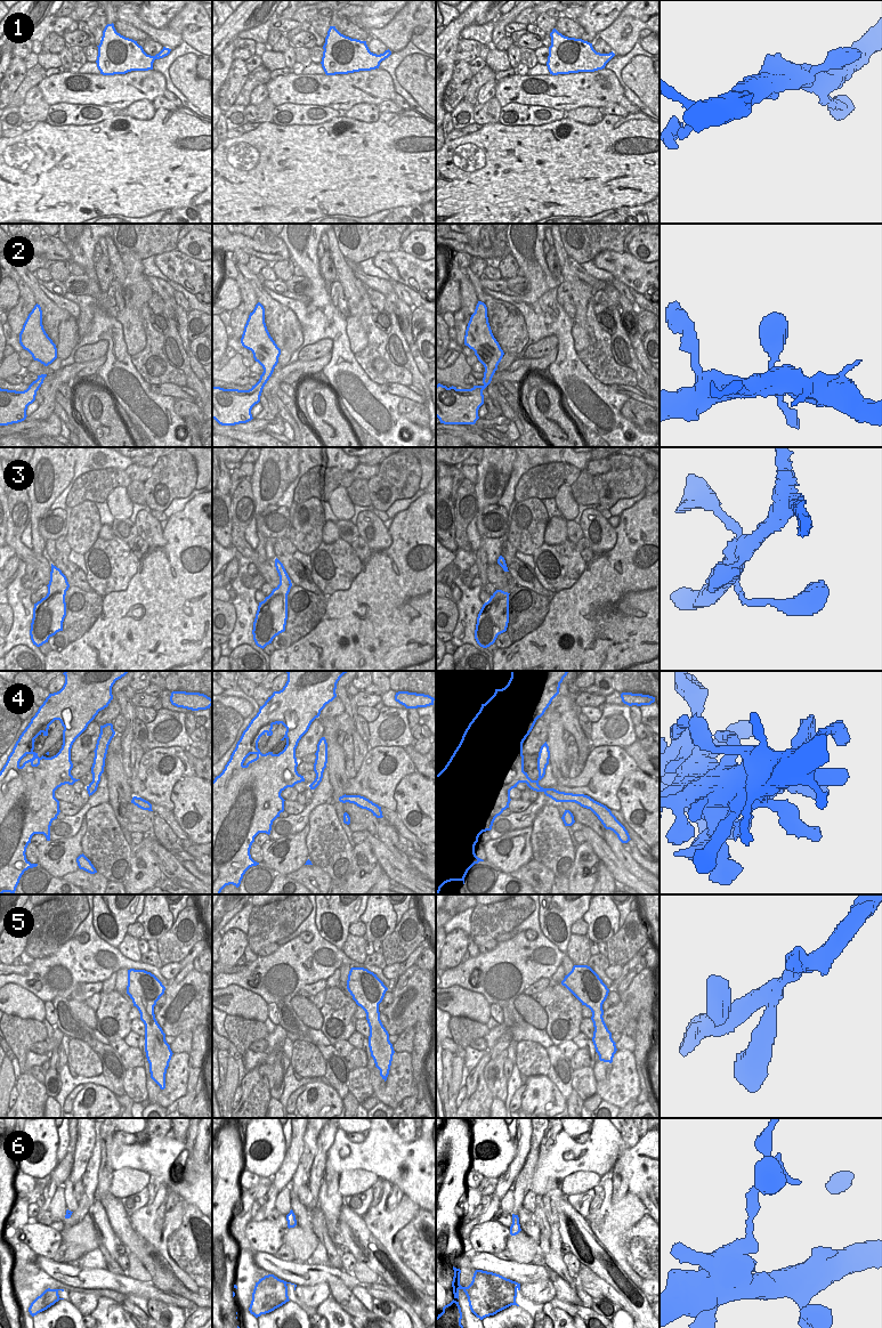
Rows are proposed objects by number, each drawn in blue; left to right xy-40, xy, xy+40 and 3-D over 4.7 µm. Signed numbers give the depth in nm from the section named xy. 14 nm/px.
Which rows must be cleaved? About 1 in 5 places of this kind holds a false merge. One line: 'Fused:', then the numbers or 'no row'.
Fused: 6

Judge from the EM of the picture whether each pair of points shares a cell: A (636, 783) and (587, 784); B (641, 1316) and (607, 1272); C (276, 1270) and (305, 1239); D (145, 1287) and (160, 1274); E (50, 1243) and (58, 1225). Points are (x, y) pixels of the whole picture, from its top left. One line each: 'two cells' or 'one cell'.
A: two cells
B: one cell
C: two cells
D: two cells
E: two cells

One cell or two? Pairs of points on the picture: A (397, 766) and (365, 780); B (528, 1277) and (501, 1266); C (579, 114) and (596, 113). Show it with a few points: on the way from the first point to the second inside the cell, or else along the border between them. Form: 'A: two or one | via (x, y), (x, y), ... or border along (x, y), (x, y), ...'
A: one | via (391, 774), (380, 775), (373, 780)
B: one | via (522, 1273), (508, 1269)
C: one | via (583, 114), (591, 114)

